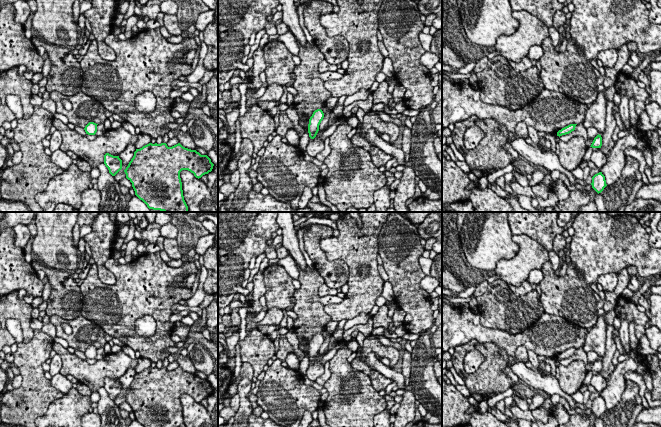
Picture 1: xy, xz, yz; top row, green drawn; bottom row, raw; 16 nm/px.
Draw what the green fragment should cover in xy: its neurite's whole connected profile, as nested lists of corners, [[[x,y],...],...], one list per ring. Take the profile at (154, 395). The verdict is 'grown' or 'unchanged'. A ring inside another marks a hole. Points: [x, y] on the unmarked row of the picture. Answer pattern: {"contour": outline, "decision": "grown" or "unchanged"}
{"contour": [[[149,367],[136,373],[134,380],[124,394],[132,407],[135,419],[144,427],[186,427],[183,420],[180,396],[188,394],[196,402],[212,395],[214,388],[207,379],[183,371],[180,367],[168,371],[166,367]]], "decision": "unchanged"}

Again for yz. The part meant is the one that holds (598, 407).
{"contour": [[[599,396],[592,401],[591,409],[592,409],[592,412],[598,418],[604,414],[607,408],[606,408],[605,400],[602,398],[602,396]]], "decision": "unchanged"}

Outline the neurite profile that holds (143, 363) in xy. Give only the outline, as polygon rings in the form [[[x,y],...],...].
[[[140,357],[138,358],[137,365],[134,369],[136,373],[140,373],[149,367],[151,367],[151,361],[147,358]]]

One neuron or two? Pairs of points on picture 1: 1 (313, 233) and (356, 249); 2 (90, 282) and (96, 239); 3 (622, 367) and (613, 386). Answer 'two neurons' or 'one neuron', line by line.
1: two neurons
2: two neurons
3: one neuron

